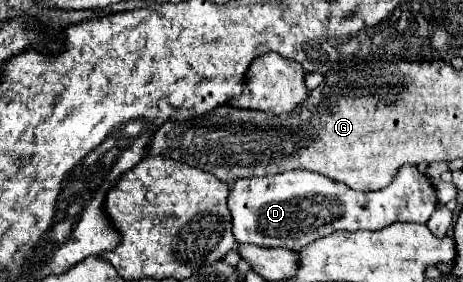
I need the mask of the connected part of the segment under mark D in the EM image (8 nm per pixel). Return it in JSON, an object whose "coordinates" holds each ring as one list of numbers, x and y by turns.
{"coordinates":[[401,167,393,183,379,191,353,191,343,183,311,171,285,171,271,177,239,179,227,199,231,229,237,243,285,247,299,251,311,241,335,231,379,231,391,223,427,223,437,207,431,181,417,167]]}

